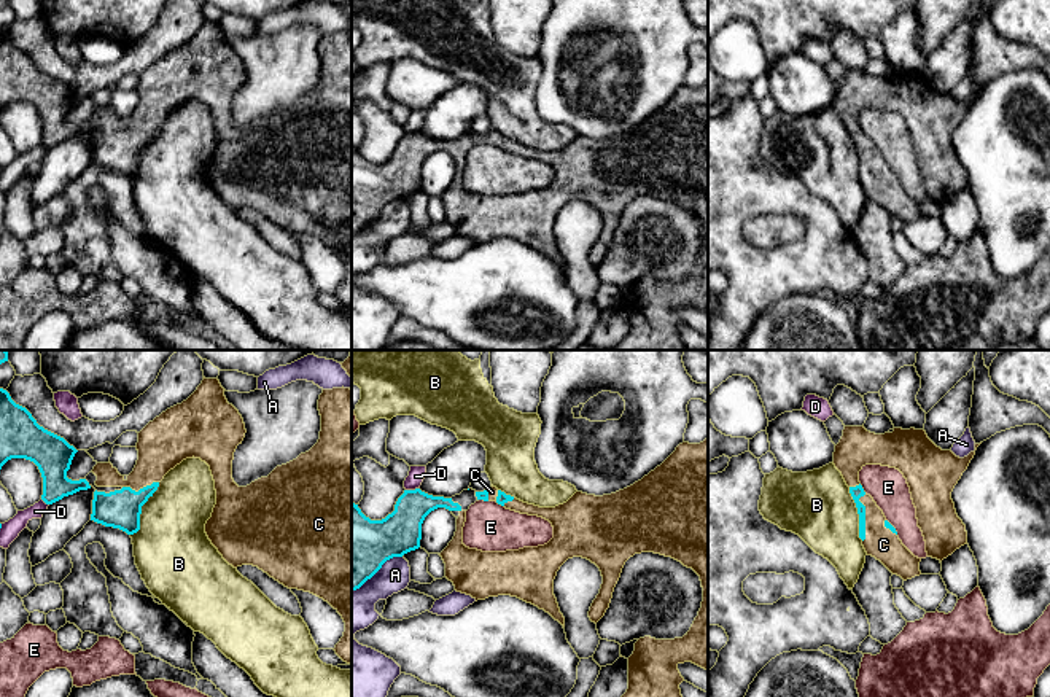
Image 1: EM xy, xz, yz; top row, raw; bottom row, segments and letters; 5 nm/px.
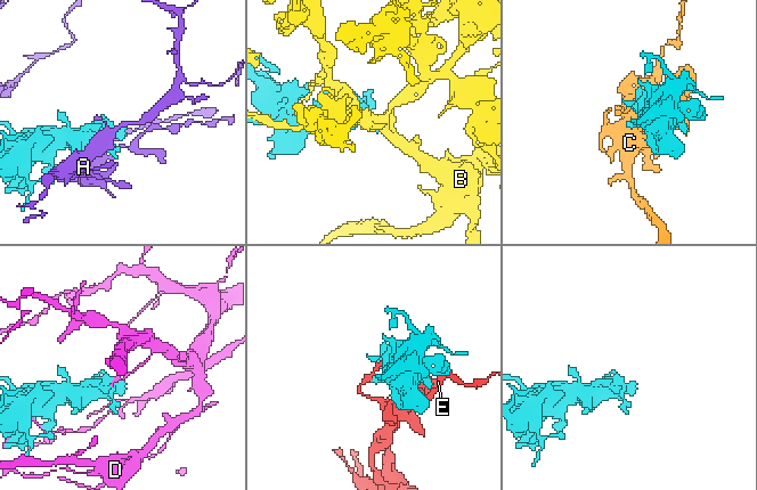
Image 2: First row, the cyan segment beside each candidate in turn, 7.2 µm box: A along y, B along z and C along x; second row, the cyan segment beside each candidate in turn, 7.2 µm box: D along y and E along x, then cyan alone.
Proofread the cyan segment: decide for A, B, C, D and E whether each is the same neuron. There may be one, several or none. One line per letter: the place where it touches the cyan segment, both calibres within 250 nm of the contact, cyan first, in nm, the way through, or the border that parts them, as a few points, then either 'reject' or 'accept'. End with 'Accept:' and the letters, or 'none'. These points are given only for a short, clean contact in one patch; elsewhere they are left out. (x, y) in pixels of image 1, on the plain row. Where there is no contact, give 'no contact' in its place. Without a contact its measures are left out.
A: meets cyan in xz at (376, 215); 340 nm thick on the cyan side, 200 nm on the other; reject
B: meets cyan in xy at (140, 153); 190 nm thick on the cyan side, 380 nm on the other; reject
C: meets cyan in yz at (864, 161); 70 nm thick on the cyan side, 160 nm on the other; accept
D: meets cyan in xz at (412, 134); 220 nm thick on the cyan side, 80 nm on the other; reject
E: meets cyan in yz at (863, 132); 70 nm thick on the cyan side, 200 nm on the other; reject
Accept: C

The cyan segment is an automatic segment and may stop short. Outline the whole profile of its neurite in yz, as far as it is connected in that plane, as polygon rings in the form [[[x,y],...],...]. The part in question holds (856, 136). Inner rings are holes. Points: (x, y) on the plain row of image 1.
[[[845,70],[835,89],[834,108],[842,116],[859,158],[859,181],[867,199],[880,204],[904,224],[920,220],[921,202],[915,201],[899,183],[873,142],[859,126],[865,108],[899,113],[910,130],[916,151],[918,170],[926,185],[928,201],[943,204],[967,188],[967,175],[958,161],[951,135],[967,113],[975,94],[959,102],[942,94],[924,73],[894,72],[875,78],[862,70]]]

